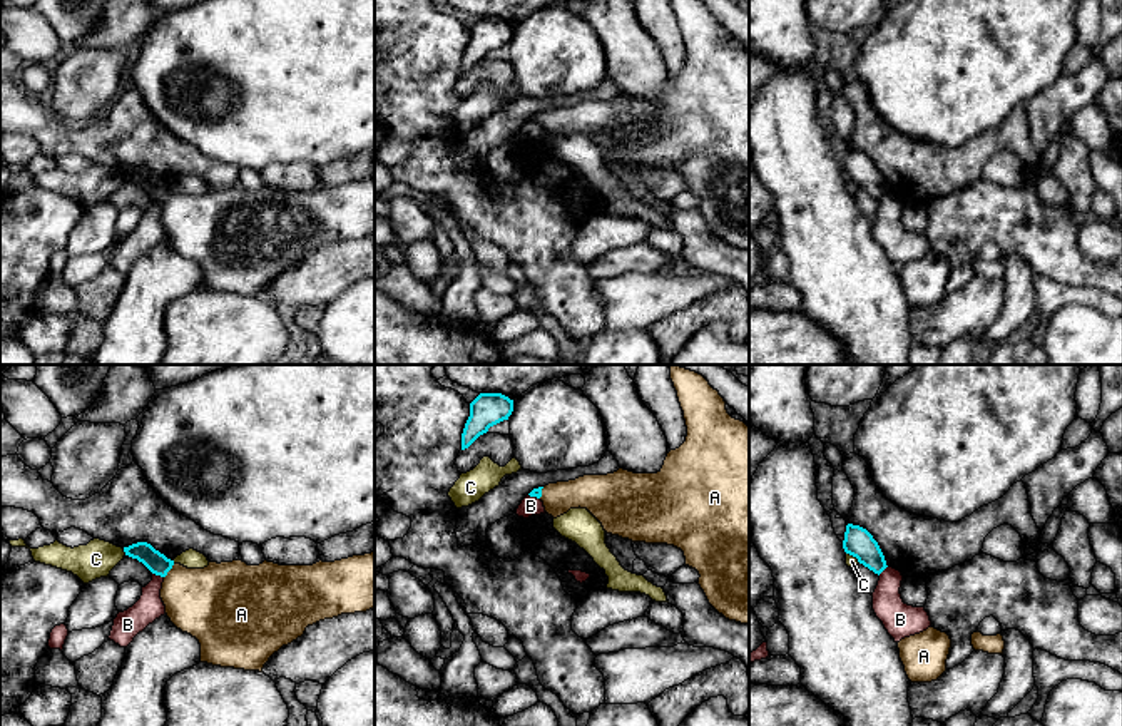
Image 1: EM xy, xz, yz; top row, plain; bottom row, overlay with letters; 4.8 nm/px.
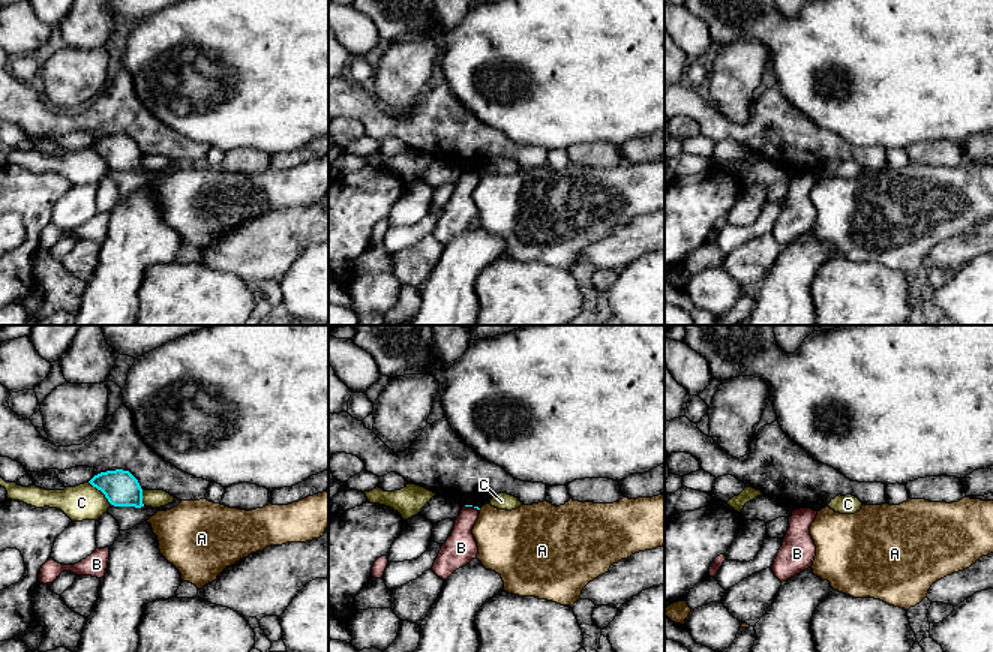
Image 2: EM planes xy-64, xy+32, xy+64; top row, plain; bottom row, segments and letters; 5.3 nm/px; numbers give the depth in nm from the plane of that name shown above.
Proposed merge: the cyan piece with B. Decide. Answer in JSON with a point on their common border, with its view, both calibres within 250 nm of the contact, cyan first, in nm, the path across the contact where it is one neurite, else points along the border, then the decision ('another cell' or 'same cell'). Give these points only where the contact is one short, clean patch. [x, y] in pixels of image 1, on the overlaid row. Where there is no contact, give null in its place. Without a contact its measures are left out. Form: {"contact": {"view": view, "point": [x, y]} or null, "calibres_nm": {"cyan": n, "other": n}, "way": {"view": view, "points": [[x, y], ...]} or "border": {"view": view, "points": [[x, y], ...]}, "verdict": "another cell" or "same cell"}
{"contact": {"view": "xy", "point": [158, 574]}, "calibres_nm": {"cyan": 100, "other": 130}, "border": {"view": "xy", "points": [[152, 572], [163, 577]]}, "verdict": "another cell"}

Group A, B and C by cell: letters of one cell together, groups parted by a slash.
A / B / C

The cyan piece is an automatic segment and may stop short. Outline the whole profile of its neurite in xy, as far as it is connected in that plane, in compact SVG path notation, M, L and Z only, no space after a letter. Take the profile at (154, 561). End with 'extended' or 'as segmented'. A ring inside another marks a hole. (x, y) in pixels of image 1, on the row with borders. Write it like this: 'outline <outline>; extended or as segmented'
outline M147 542L124 547L124 552L164 579L161 599L167 617L177 629L199 641L201 662L212 666L263 672L269 657L283 646L301 637L308 626L341 614L366 612L375 607L375 552L334 562L319 560L313 565L279 565L268 560L259 565L247 565L237 559L221 564L209 562L204 569L187 569L176 564Z; extended

